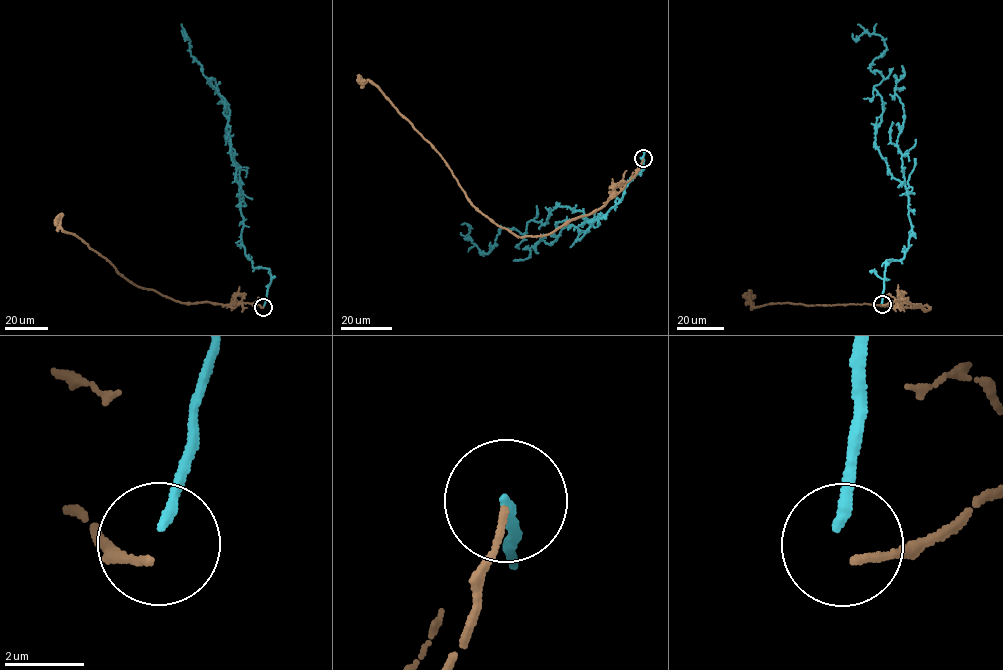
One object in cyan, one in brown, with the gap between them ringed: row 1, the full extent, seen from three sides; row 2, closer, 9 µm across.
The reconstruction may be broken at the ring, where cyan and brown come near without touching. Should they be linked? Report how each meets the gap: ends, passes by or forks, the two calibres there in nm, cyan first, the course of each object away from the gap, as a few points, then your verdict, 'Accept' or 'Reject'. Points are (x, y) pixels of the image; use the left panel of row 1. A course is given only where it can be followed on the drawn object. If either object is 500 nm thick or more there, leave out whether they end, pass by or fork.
At the ring cyan ends. At the ring brown ends. Thickness 240 nm (cyan) against 170 nm. Course of cyan: (263, 306), (270, 270), (254, 268), (241, 243), (228, 104), (181, 31). Course of brown: (263, 307), (245, 303), (182, 303), (134, 285), (81, 239), (63, 231), (57, 223), (58, 216). Reject

